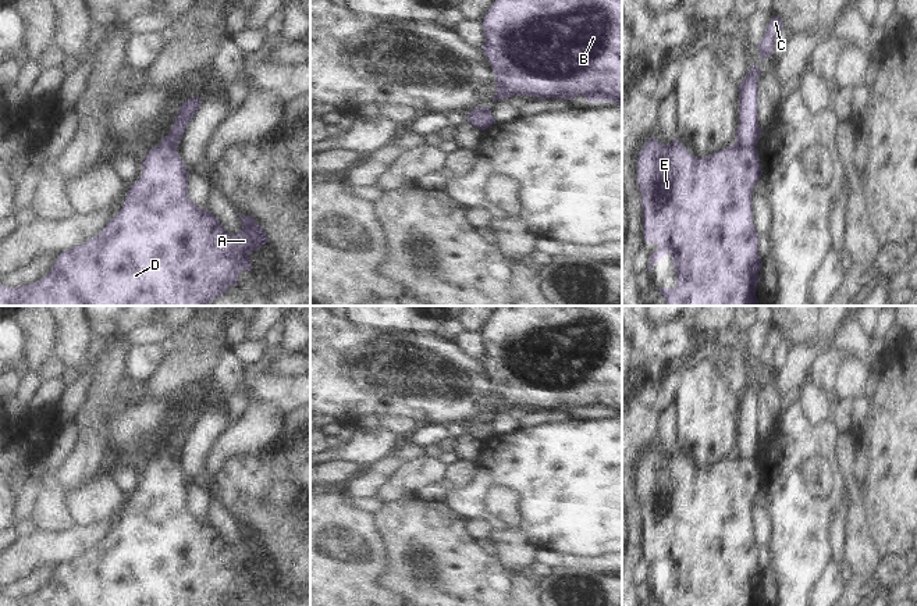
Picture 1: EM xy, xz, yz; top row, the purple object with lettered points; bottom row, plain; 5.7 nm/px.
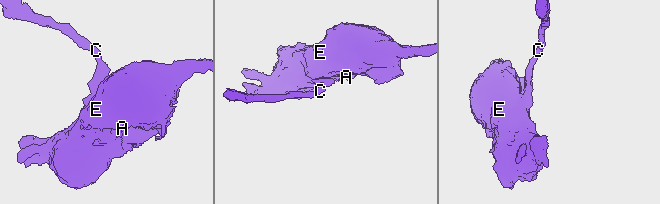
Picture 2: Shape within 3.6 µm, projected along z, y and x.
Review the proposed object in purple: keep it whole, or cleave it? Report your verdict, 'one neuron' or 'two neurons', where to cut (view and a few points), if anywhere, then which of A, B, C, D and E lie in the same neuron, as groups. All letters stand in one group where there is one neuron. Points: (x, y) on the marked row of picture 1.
two neurons; cut in yz along (735, 143), (754, 149); A B D E / C

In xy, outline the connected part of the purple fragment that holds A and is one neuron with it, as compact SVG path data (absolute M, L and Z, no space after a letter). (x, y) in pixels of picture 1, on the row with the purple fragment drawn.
M153 146L145 157L141 179L131 185L127 200L121 211L104 227L104 229L88 242L63 252L51 271L39 282L33 282L19 288L0 286L0 306L207 306L213 299L227 293L230 285L238 286L238 275L242 270L252 272L249 253L257 250L269 242L269 236L252 215L239 215L242 222L241 231L231 236L220 224L220 221L209 211L193 204L188 197L188 171L184 161L178 156L177 146Z

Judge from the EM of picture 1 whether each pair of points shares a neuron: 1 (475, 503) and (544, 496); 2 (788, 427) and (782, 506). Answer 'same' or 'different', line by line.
1: same
2: same

